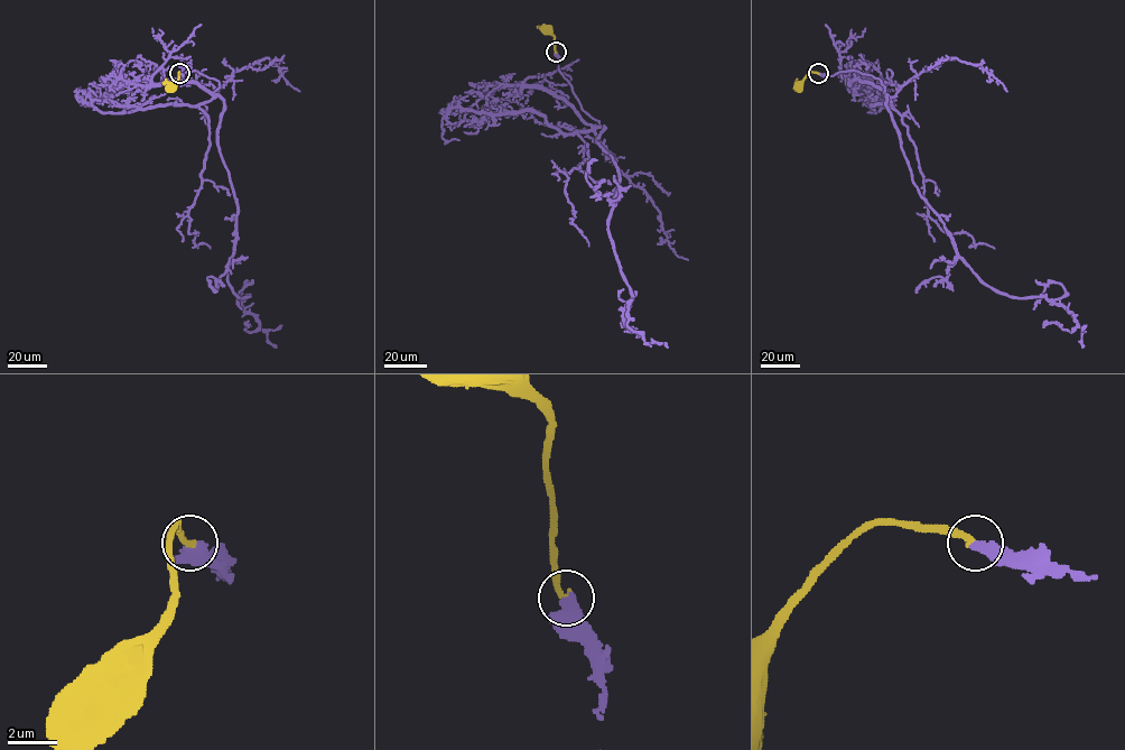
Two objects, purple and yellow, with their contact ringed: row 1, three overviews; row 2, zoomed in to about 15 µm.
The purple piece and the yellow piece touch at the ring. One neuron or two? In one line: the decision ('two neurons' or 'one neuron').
one neuron

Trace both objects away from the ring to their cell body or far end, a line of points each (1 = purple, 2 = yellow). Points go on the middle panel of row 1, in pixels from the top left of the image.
1: (556, 52), (615, 163), (609, 235), (632, 297), (624, 323), (642, 338), (626, 324), (632, 299)
2: (556, 52), (554, 36), (546, 29)

